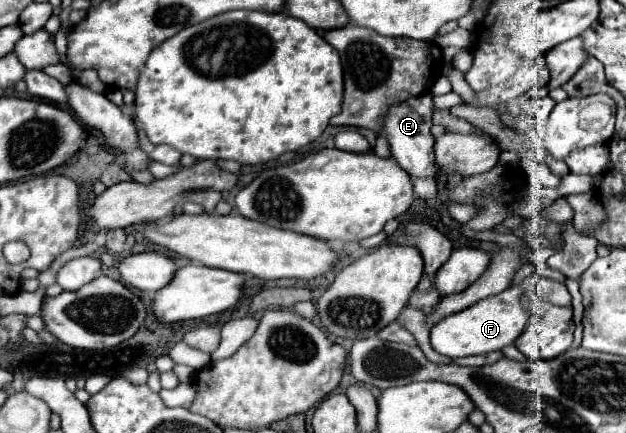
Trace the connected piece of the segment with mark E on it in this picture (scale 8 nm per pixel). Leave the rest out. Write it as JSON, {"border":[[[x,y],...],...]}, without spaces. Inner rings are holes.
{"border":[[[431,94],[417,96],[415,100],[407,100],[407,104],[399,104],[391,108],[385,126],[381,130],[381,134],[389,138],[391,156],[405,172],[409,172],[409,176],[415,178],[439,178],[439,168],[435,164],[435,152],[433,152],[433,134],[429,132],[431,114],[433,114],[431,98],[433,98]]]}

